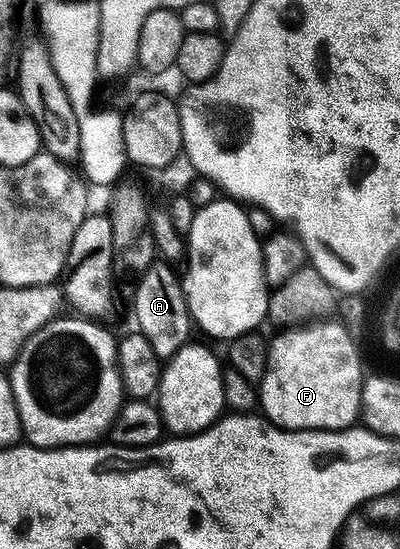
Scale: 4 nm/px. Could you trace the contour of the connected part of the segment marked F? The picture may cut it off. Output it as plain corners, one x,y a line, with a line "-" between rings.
312,322
307,326
291,327
279,331
278,337
269,341
267,370
260,381
260,412
278,428
291,432
336,432
351,427
359,419
362,410
362,356
342,324

